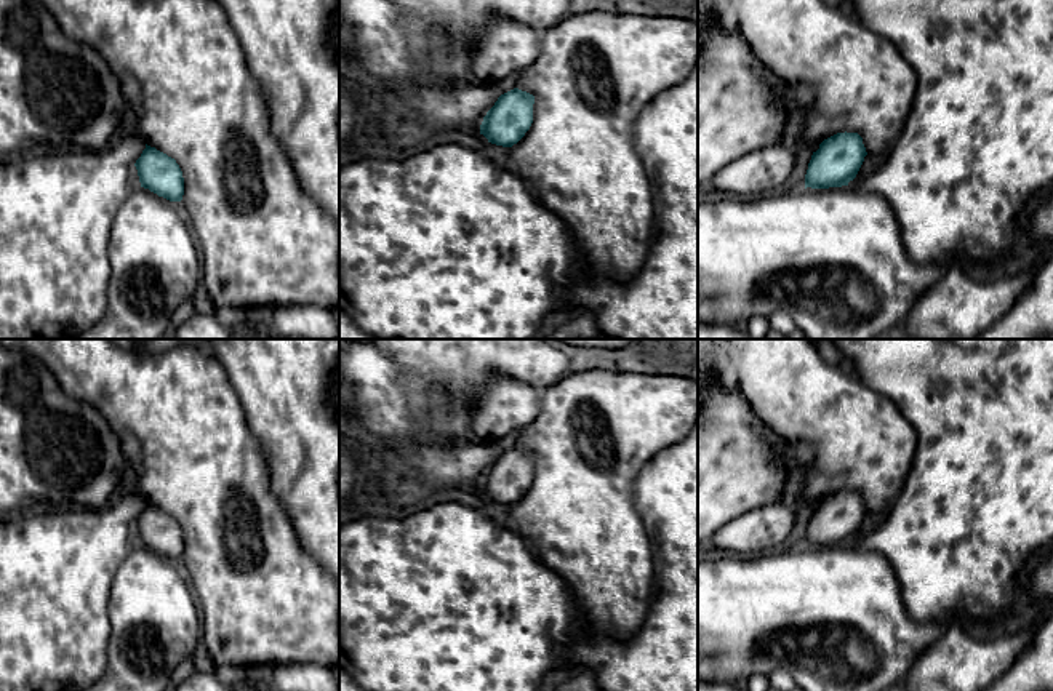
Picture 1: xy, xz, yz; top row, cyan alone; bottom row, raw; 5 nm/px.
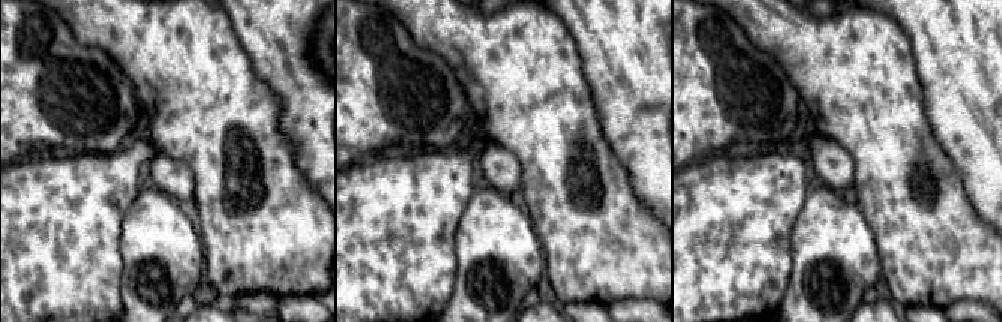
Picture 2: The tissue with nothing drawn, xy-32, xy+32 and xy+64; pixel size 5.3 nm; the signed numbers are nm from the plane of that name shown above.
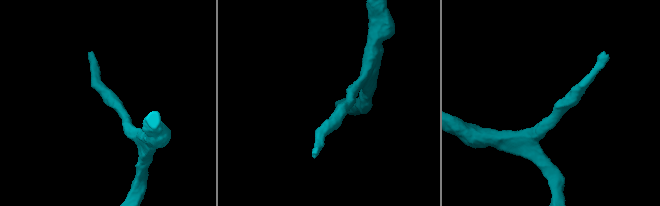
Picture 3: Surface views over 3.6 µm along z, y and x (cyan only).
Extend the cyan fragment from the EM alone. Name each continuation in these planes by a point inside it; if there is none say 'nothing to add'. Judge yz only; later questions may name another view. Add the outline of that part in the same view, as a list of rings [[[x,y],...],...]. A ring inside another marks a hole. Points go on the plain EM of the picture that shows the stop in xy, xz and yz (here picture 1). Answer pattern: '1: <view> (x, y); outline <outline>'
nothing to add

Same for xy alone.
nothing to add

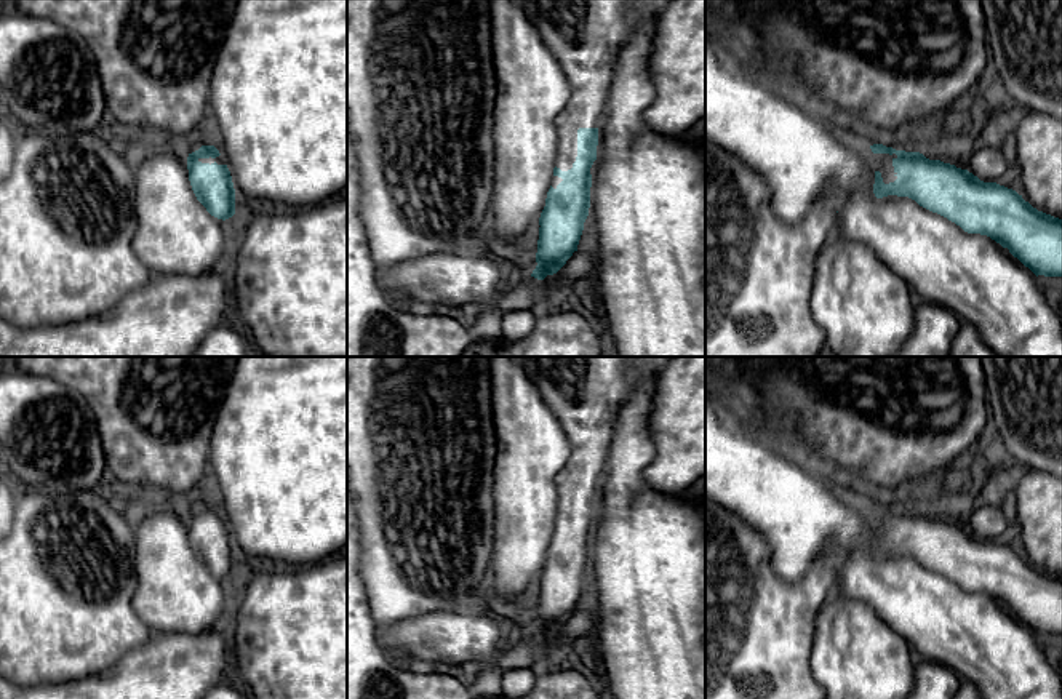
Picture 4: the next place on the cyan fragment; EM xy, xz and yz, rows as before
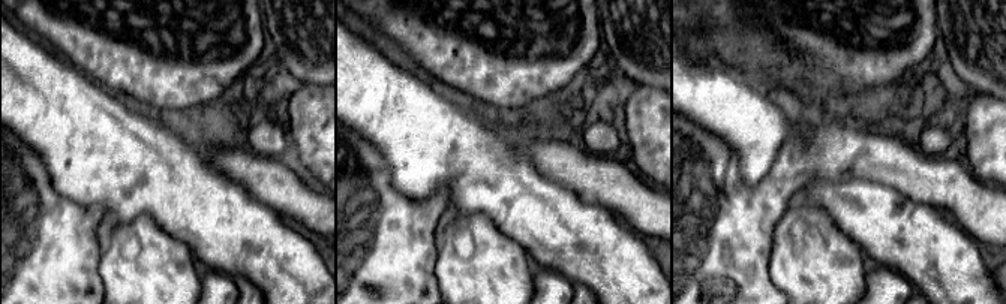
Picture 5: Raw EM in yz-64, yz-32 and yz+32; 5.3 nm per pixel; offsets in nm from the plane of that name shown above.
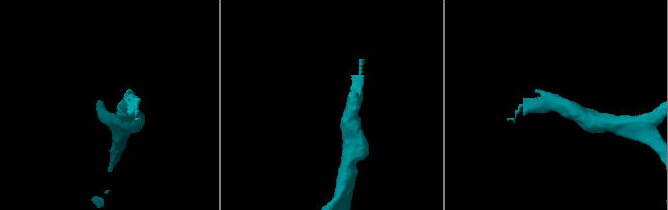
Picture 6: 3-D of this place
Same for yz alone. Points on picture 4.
1: yz (880, 520); outline [[[865,505],[865,510],[870,517],[872,528],[881,531],[884,542],[894,541],[897,537],[897,534],[896,534],[897,531],[894,529],[894,525],[892,525],[892,518],[897,517],[896,512],[892,512],[892,513],[873,512],[870,505]]]

